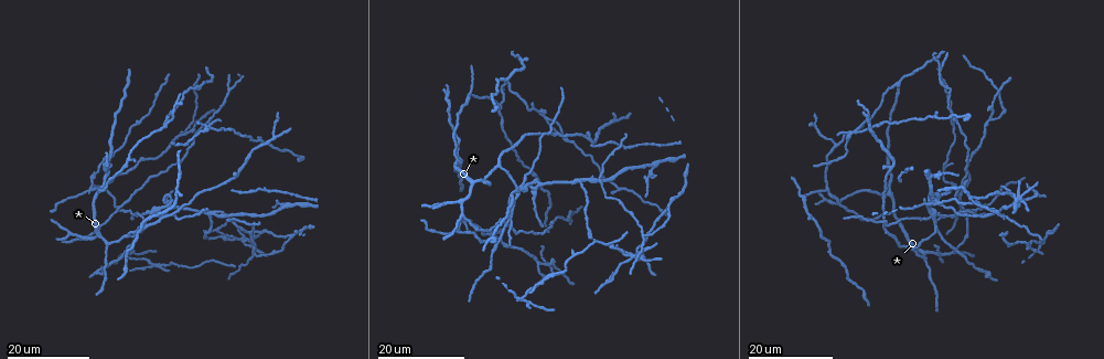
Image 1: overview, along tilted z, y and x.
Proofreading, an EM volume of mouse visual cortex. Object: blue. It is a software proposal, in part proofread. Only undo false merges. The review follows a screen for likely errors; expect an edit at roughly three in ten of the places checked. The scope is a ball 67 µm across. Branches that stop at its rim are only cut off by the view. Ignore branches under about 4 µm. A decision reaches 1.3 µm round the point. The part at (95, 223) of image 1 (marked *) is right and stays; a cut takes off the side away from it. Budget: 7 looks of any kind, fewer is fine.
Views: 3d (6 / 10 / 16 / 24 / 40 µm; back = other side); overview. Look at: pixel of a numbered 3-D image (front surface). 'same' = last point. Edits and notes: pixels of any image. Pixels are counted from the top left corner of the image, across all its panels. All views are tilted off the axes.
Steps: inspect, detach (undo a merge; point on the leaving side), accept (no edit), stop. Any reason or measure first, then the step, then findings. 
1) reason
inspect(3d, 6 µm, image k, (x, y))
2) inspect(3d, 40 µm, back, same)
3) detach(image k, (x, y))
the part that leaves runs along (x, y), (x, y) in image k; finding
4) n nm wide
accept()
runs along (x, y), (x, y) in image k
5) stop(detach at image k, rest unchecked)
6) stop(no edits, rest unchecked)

thin arm on a thick one
inspect(3d, 24 µm, image 1, (887, 194))

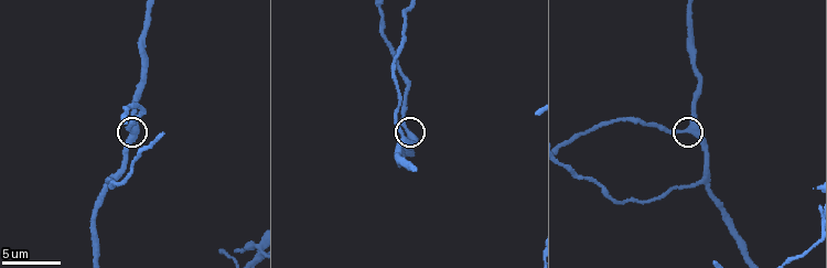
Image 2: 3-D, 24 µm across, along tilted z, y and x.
closer look
inspect(3d, 6 µm, image 2, (410, 132))

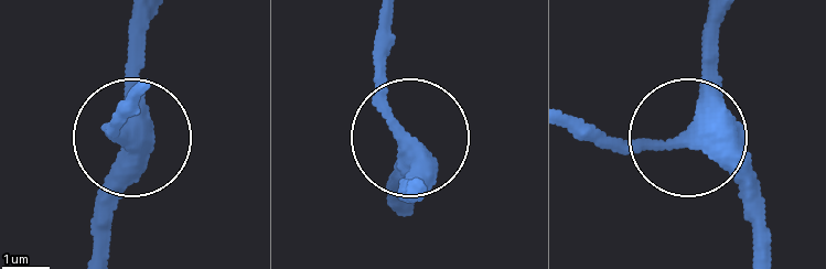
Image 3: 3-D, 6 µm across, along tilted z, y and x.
side arm 21 µm
accept()
runs along (752, 251), (749, 205), (699, 151), (580, 141) in image 3; continuous, no second neuron

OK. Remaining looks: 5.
four-way junction
inspect(3d, 16 µm, image 1, (514, 190))

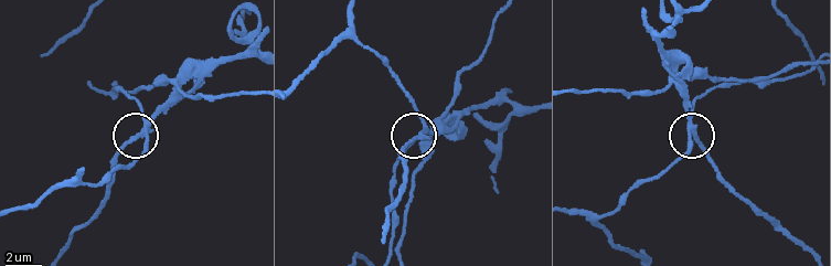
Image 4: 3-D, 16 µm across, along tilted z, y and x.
closer look
inspect(3d, 6 µm, image 4, (693, 133))

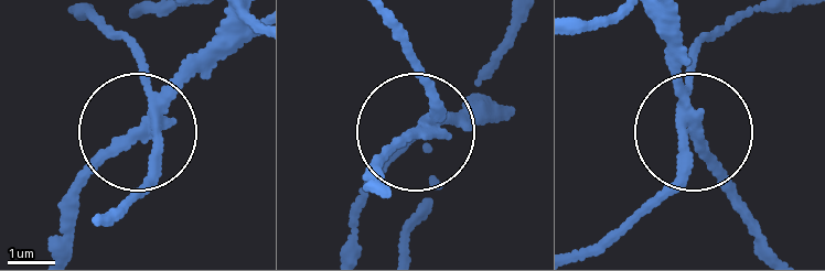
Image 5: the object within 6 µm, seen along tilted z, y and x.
200 nm wide
detach(image 5, (102, 151))
the part that leaves runs along (429, 122), (482, 109) in image 5; a second neuron is stuck on

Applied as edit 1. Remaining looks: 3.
four-way junction
inspect(3d, 16 µm, image 1, (91, 188))

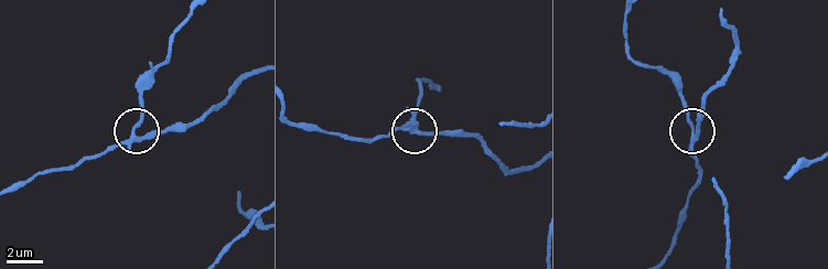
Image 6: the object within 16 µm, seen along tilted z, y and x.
inspect(3d, 10 µm, image 6, (134, 131))

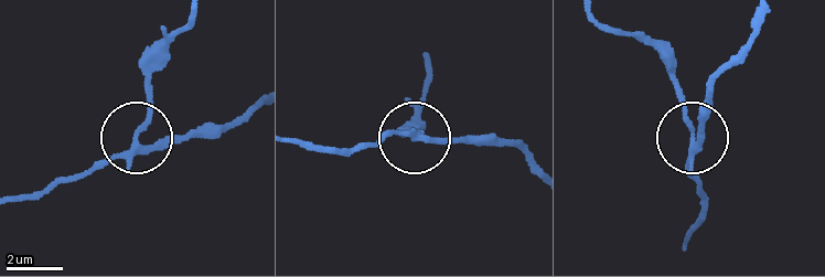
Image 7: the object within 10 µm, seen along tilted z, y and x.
4 arms
detach(image 7, (147, 112))
the part that leaves runs along (137, 147), (148, 68), (191, 20) in image 7; two neurons meet here

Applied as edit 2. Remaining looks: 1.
stop(detach at image 5, detach at image 7, rest unchecked)

